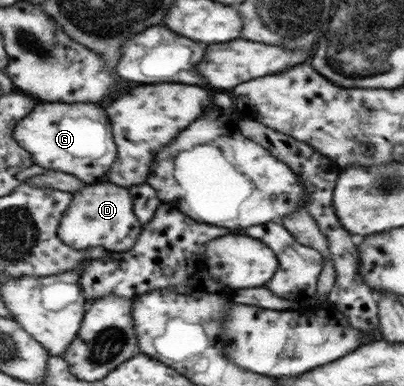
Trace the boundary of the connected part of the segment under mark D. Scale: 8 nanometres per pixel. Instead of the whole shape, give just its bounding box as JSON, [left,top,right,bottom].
[57,182,142,251]

